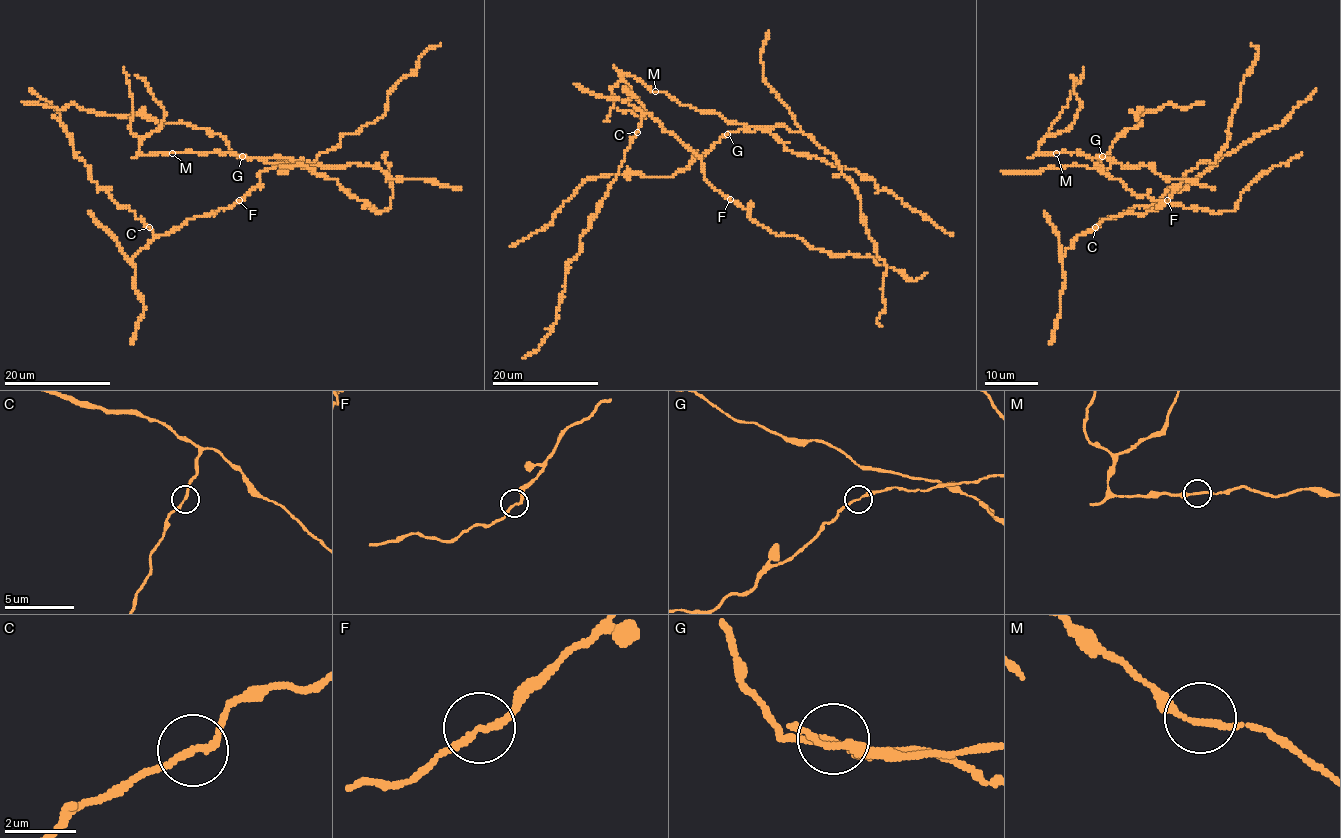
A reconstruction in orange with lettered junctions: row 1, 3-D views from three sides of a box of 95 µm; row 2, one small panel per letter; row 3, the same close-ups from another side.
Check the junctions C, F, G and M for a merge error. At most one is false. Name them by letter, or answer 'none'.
none

